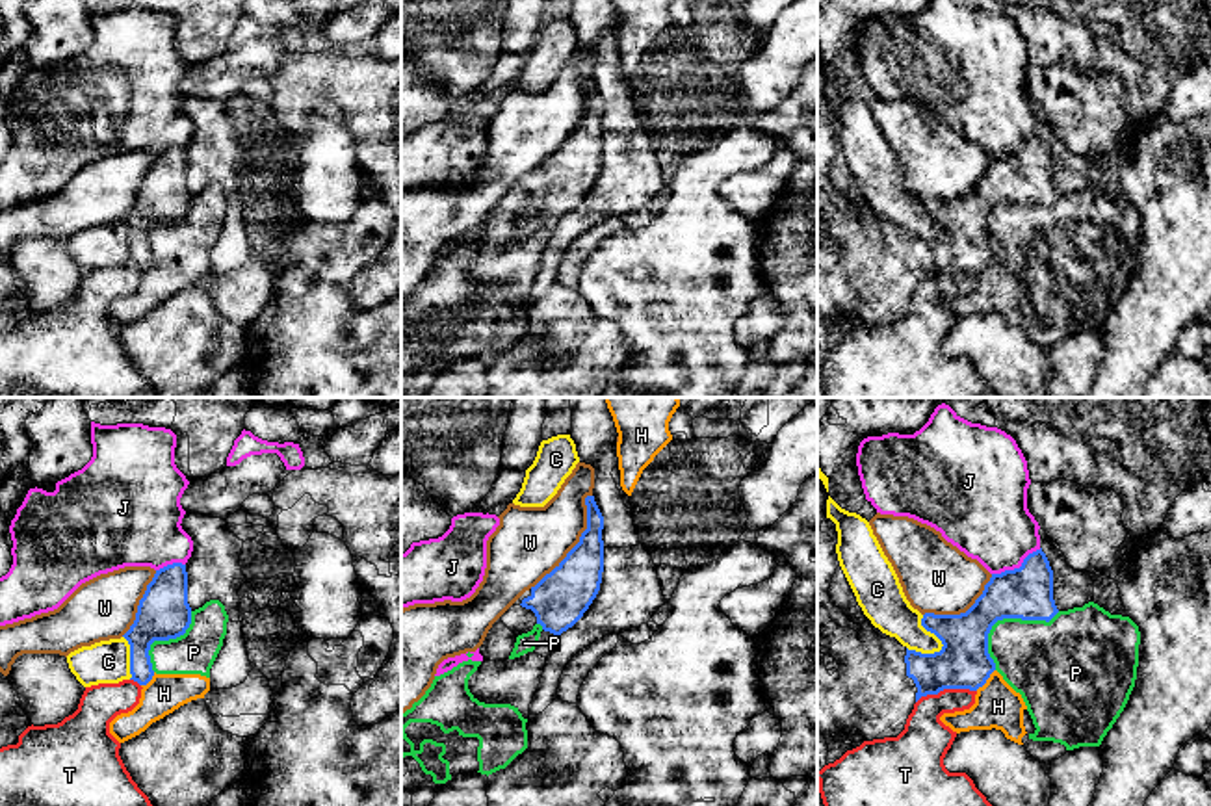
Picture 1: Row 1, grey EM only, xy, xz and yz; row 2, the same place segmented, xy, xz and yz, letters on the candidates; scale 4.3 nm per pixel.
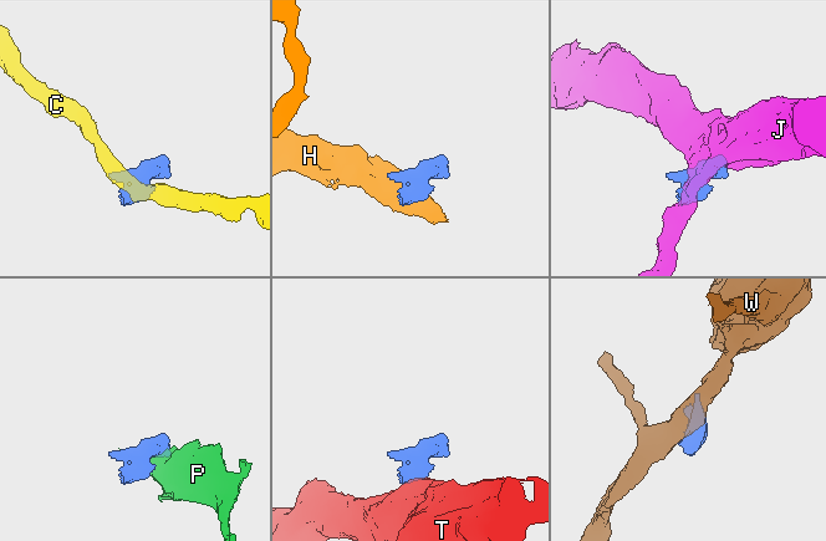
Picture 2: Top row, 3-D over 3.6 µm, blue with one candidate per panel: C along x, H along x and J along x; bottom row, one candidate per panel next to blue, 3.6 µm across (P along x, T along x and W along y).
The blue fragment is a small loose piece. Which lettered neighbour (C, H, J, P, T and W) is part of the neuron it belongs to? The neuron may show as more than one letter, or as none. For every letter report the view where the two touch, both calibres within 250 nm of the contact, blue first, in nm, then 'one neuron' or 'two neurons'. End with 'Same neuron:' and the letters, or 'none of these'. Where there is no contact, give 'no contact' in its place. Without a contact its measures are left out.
C: yz | 220/190 nm | two neurons
H: yz | 220/190 nm | two neurons
J: yz | 220/360 nm | two neurons
P: yz | 220/340 nm | two neurons
T: yz | 220/220 nm | two neurons
W: xz | 240/300 nm | two neurons
Same neuron: none of these

